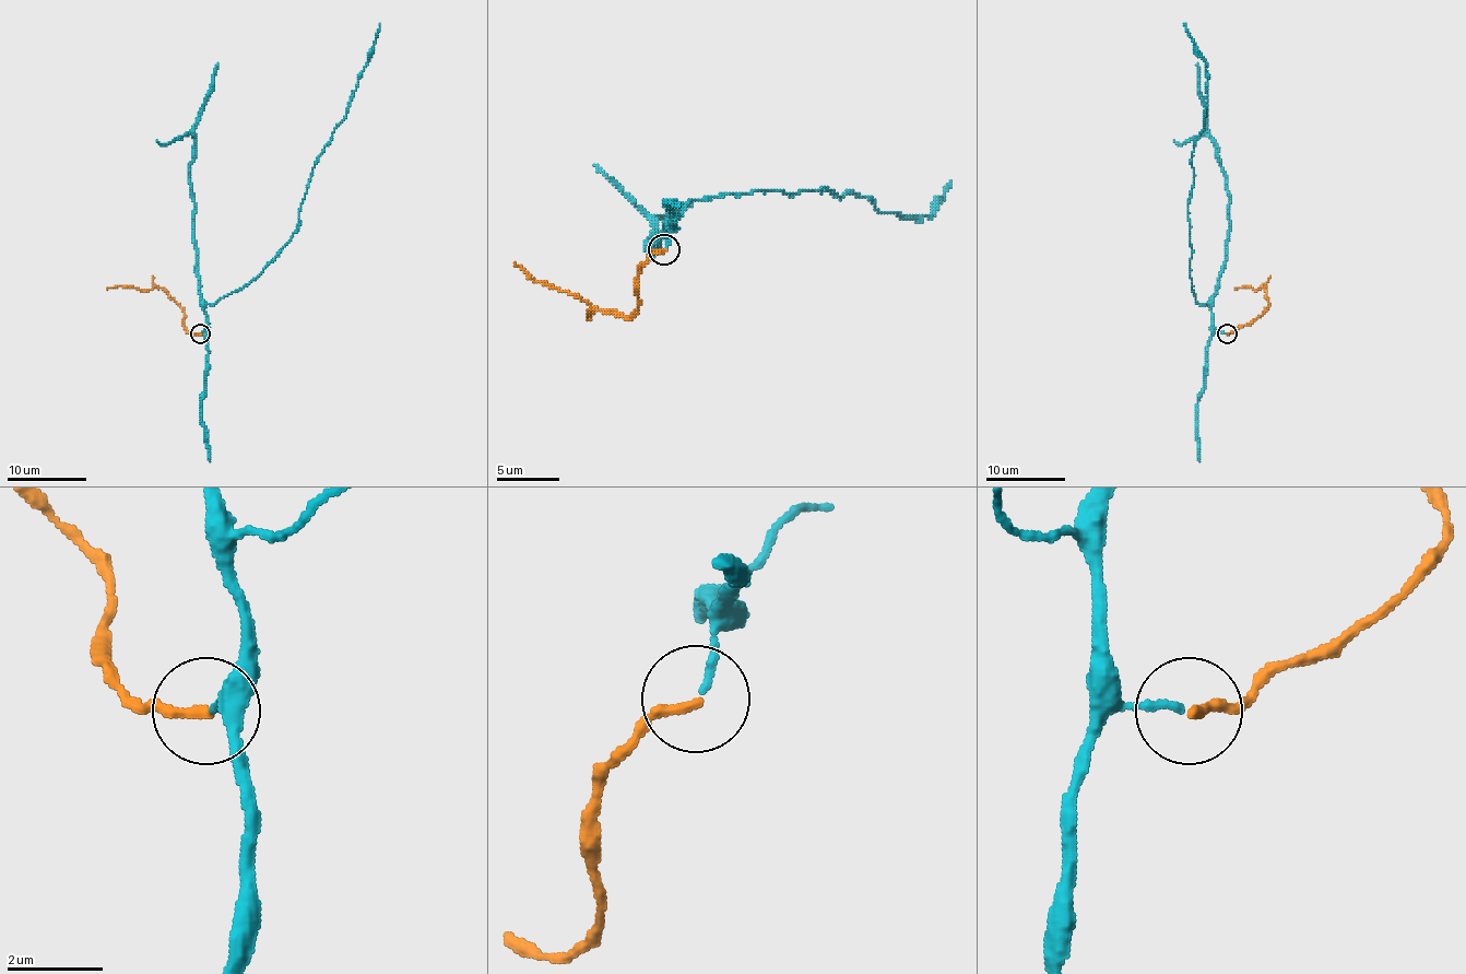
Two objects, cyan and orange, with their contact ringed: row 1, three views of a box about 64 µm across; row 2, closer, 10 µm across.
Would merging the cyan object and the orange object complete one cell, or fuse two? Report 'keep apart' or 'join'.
join

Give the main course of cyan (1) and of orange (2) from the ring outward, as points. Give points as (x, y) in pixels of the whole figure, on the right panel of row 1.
1: (1225, 333), (1215, 331), (1209, 307), (1195, 300), (1192, 285), (1187, 202), (1207, 70), (1183, 23)
2: (1227, 333), (1251, 325), (1268, 305), (1264, 288), (1254, 290), (1246, 285), (1234, 290)

